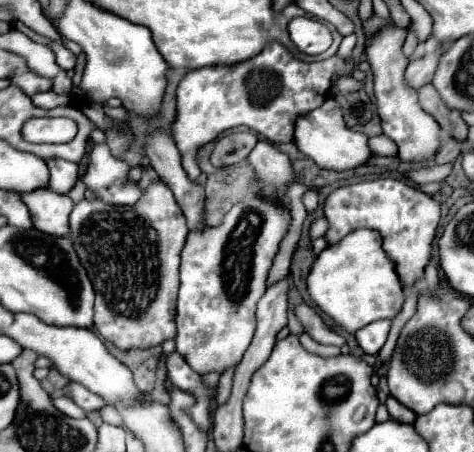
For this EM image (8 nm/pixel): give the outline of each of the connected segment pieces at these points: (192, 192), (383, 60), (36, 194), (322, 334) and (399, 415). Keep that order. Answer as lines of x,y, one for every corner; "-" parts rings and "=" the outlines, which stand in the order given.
165,133
151,135
147,139
147,157
161,181
173,191
179,207
183,209
189,231
205,229
205,189
187,177
175,141
=
371,17
365,25
365,35
373,35
373,43
367,49
369,55
369,63
371,63
371,71
373,71
373,81
375,81
375,99
377,99
377,113
381,117
381,127
383,127
383,135
387,135
389,139
393,139
399,147
399,159
407,161
407,163
429,163
435,159
439,147
441,147
441,127
439,123
425,113
419,103
417,103
417,91
407,87
403,73
407,67
407,57
403,55
401,47
405,43
407,37
407,29
401,29
393,23
385,23
379,17
=
37,189
21,195
31,211
33,225
47,235
69,237
69,215
73,201
67,195
59,195
53,189
=
305,303
297,305
293,311
295,311
295,317
299,319
299,323
303,325
305,333
309,333
317,343
321,343
321,345
337,345
337,347
341,347
345,343
345,339
341,335
337,335
335,331
331,331
321,321
321,317
313,309
309,309
=
389,397
385,405
387,405
387,409
389,409
389,415
391,415
391,419
395,419
395,421
413,423
413,421
415,421
415,417
417,417
413,411
409,411
409,409
405,409
401,403
397,403
393,397

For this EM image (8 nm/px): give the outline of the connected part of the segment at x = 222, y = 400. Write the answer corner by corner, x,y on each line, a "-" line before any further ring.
227,369
227,371
221,375
219,385
217,385
217,387
219,387
219,389
217,389
217,397
215,397
217,407
221,407
221,405
227,403
229,395
231,395
231,379
233,379
233,369

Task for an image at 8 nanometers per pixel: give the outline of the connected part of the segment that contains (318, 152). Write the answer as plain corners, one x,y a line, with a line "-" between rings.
329,97
319,109
297,119
295,145
299,147
299,151
303,151
307,157
311,157
319,167
329,169
329,171
355,169
355,167
367,165
373,157
373,151
369,147
369,137
345,127
343,113
333,97

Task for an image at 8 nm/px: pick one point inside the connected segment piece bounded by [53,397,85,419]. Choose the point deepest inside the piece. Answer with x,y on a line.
64,404

